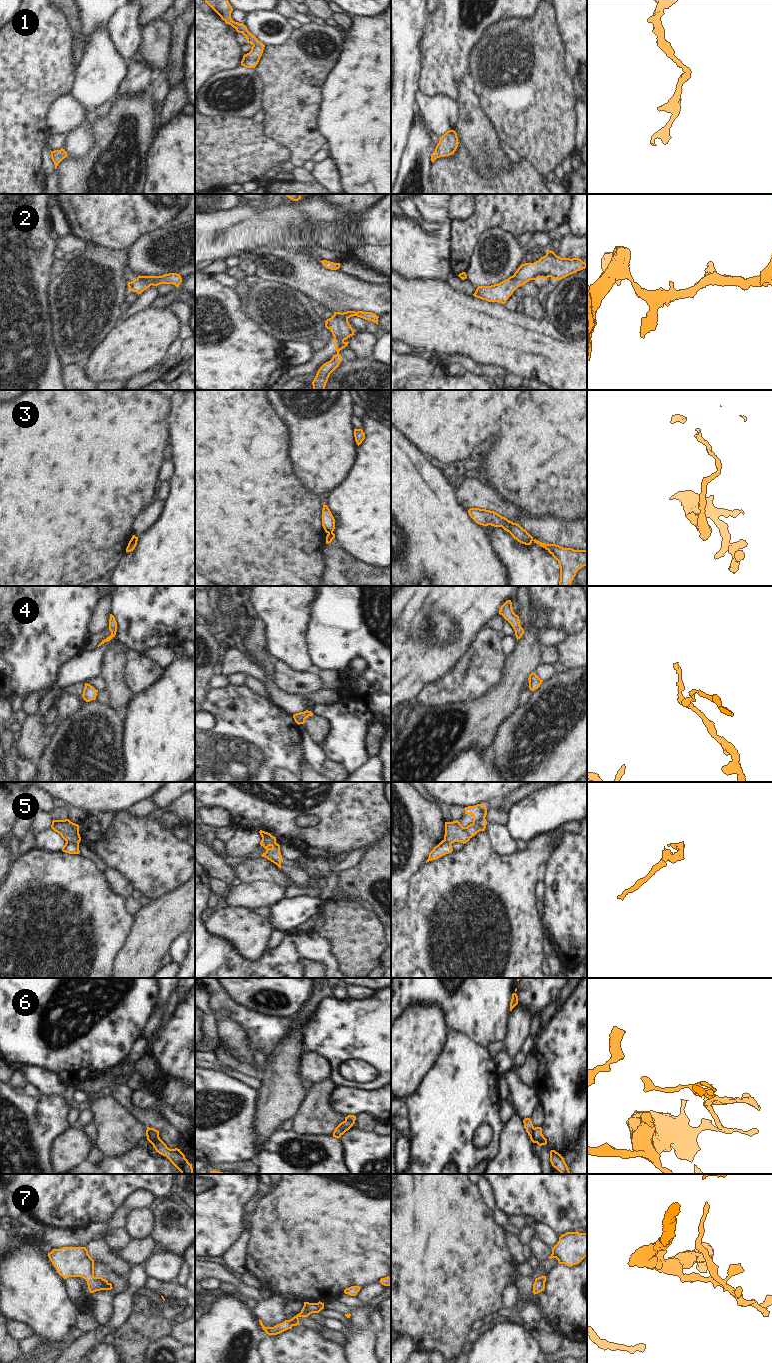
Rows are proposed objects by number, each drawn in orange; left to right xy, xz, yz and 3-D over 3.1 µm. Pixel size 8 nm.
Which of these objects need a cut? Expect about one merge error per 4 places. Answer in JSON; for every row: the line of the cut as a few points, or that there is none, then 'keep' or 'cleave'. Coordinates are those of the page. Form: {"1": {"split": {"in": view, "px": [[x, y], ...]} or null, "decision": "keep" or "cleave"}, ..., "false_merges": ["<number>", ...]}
{"1": {"split": null, "decision": "keep"}, "2": {"split": null, "decision": "keep"}, "3": {"split": {"in": "xz", "px": [[332, 531], [328, 533]]}, "decision": "cleave"}, "4": {"split": null, "decision": "keep"}, "5": {"split": {"in": "xy", "px": [[66, 841], [78, 843]]}, "decision": "cleave"}, "6": {"split": {"in": "yz", "px": [[533, 1128], [533, 1139], [536, 1142]]}, "decision": "cleave"}, "7": {"split": null, "decision": "keep"}, "false_merges": ["3", "5", "6"]}

